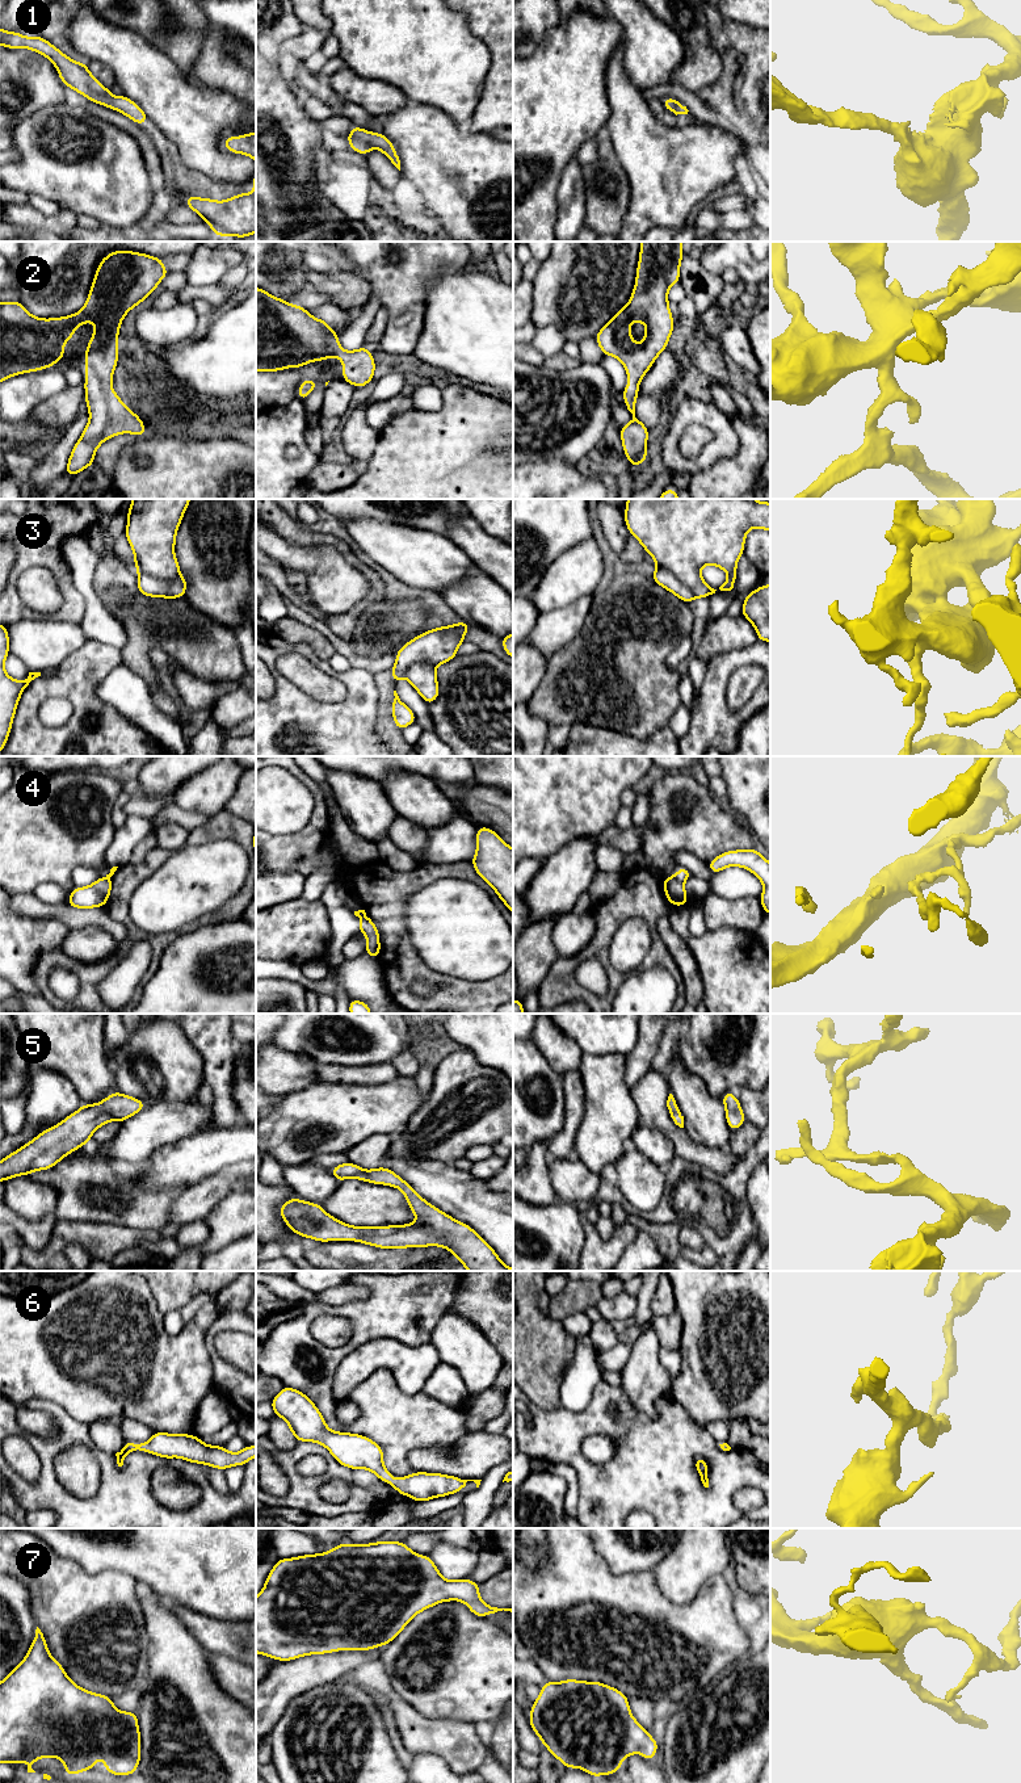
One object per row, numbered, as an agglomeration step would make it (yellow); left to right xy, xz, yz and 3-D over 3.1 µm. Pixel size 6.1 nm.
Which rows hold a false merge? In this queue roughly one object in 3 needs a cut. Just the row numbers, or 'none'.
4

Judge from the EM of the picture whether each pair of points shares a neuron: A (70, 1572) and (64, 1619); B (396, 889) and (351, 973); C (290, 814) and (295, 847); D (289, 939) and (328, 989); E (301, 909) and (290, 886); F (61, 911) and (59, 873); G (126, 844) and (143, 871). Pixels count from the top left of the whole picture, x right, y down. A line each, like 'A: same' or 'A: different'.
A: same
B: different
C: different
D: different
E: different
F: different
G: different

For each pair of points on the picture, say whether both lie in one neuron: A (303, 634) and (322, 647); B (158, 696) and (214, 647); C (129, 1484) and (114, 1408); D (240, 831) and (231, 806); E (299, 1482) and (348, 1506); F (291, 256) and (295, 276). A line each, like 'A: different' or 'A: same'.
A: same
B: same
C: different
D: different
E: same
F: same

